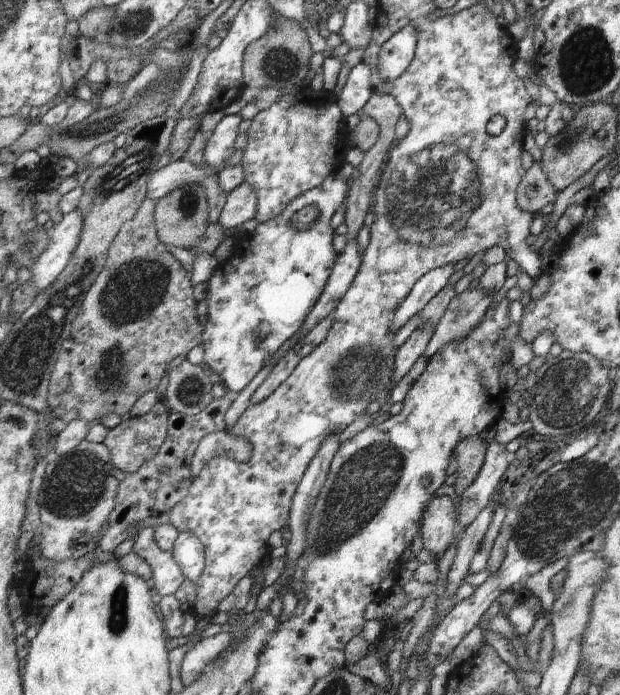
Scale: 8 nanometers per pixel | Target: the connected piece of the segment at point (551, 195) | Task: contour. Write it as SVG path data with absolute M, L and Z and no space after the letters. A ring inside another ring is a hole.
M534 162L532 167L524 174L516 192L516 204L524 212L538 213L546 205L554 203L558 192L548 182L541 162Z

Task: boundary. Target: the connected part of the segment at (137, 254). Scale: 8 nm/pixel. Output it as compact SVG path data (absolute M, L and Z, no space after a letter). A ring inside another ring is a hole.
M150 198L145 199L140 208L138 208L134 218L122 224L122 229L118 232L113 244L110 246L104 269L98 274L96 281L90 286L90 290L84 294L82 306L80 306L78 315L74 318L72 326L70 326L69 338L64 342L62 352L58 354L58 361L56 366L54 366L54 370L52 370L52 378L49 381L47 402L51 415L61 426L65 426L77 419L95 424L98 423L100 418L104 418L108 414L123 416L130 412L140 396L144 396L146 392L157 390L161 379L168 374L166 370L172 360L178 358L178 356L188 355L194 347L202 345L203 327L200 325L196 314L198 303L193 296L191 280L184 266L168 252L167 246L158 239L154 224L156 204L157 202Z

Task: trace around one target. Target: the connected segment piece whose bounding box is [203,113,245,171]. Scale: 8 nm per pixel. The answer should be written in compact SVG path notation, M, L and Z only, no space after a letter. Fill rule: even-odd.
M238 113L231 116L224 116L216 130L208 135L206 148L203 150L203 160L210 168L222 171L225 162L235 152L234 142L240 133L240 123L245 116Z

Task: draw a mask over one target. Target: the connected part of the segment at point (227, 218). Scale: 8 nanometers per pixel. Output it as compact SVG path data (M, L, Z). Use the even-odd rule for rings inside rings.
M244 182L232 192L226 194L227 202L224 204L218 218L218 224L224 229L238 228L244 222L256 217L257 196L254 188Z

